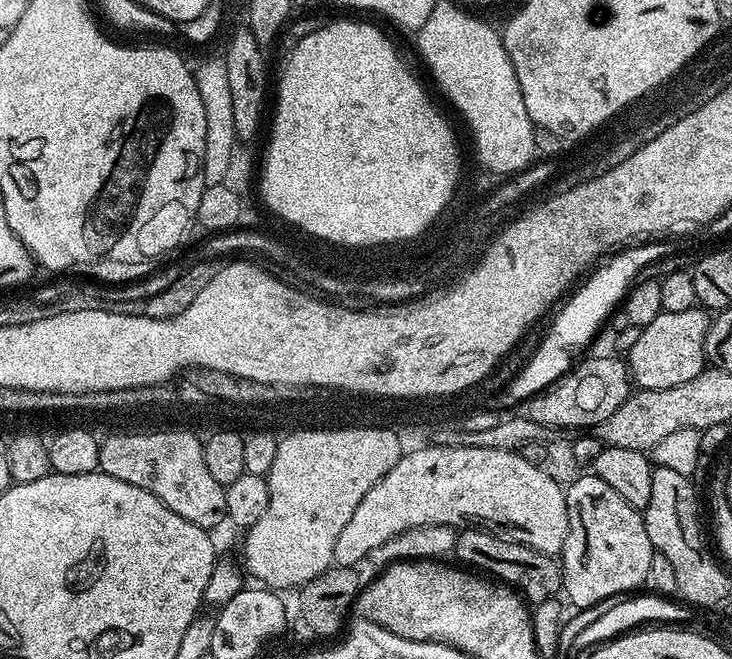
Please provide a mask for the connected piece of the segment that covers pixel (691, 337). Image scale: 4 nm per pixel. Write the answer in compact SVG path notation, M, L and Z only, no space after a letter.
M699 306L690 310L660 312L650 326L640 329L638 342L630 346L626 353L631 383L642 389L669 388L690 382L690 378L703 372L706 367L704 343L709 323L709 313Z

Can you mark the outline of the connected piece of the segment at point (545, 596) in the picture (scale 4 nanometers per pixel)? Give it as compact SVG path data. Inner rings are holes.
M472 526L469 532L461 531L456 537L456 550L454 553L455 559L461 565L471 566L473 569L479 570L481 573L487 574L489 577L496 578L500 570L503 574L501 576L505 581L512 582L512 579L515 582L512 582L515 591L519 592L521 596L524 597L525 601L529 605L535 606L546 602L547 600L553 599L557 595L556 592L559 591L559 579L556 577L554 579L554 570L552 567L548 566L551 564L551 557L548 557L546 554L532 550L531 544L527 542L521 542L521 544L515 544L512 540L503 540L500 536L495 536L492 532L483 532L483 527ZM504 552L512 552L514 554L520 554L526 558L530 557L528 562L530 566L525 567L520 564L518 566L508 566L506 564L502 565L501 568L498 566L498 554ZM468 564L473 564L468 565ZM489 572L489 573L488 573Z

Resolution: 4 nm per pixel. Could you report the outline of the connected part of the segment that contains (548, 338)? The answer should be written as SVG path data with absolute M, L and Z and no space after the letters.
M653 242L651 244L637 244L633 247L623 249L615 255L608 268L580 292L573 302L569 303L566 309L555 313L548 332L541 340L534 354L528 362L519 369L515 377L508 383L506 394L514 400L527 401L545 388L559 380L565 372L573 367L572 358L581 350L582 346L588 345L595 339L596 334L605 325L624 297L628 295L629 288L635 284L635 276L643 267L650 267L656 261L662 261L665 257L673 255L674 249L668 242Z

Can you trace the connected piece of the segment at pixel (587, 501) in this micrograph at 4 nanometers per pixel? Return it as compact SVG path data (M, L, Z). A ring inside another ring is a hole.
M595 474L580 476L572 485L567 485L564 501L568 507L568 533L564 550L560 553L559 563L564 563L564 576L562 575L562 592L568 595L568 600L576 608L592 608L599 600L607 596L619 597L621 594L631 593L631 588L643 585L648 578L650 558L654 551L650 542L650 534L646 534L644 517L618 490L606 486L602 478Z

